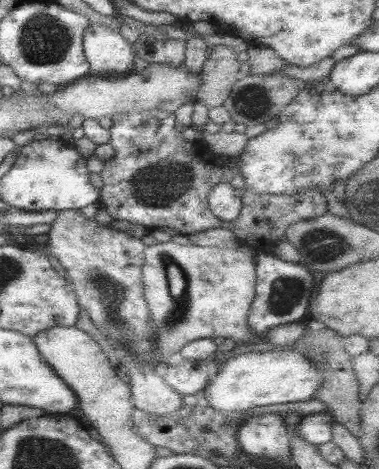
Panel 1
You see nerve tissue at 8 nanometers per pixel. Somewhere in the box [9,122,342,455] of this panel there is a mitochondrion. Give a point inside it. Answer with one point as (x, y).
(157, 185)

